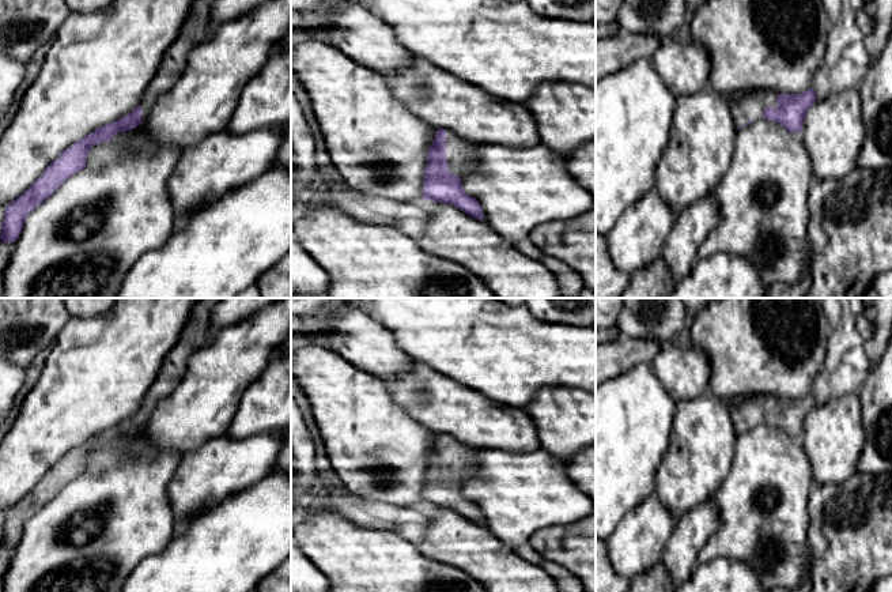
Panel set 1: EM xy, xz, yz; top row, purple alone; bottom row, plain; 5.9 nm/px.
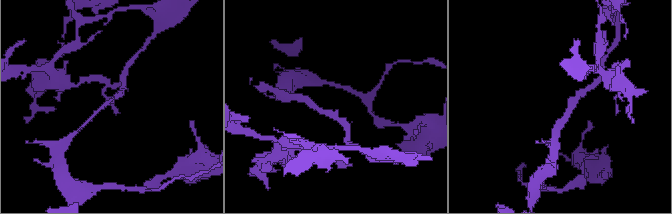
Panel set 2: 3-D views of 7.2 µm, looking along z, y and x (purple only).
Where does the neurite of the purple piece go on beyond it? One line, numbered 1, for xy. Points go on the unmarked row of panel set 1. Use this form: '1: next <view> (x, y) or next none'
1: next xy (197, 332)

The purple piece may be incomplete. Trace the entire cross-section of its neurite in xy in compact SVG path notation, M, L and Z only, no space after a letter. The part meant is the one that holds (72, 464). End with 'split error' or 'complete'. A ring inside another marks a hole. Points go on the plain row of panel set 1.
M199 298L182 329L177 346L165 357L156 380L148 389L141 408L122 423L97 433L84 444L71 449L19 502L5 510L0 544L15 547L26 523L50 502L69 482L86 472L90 455L102 446L110 446L118 437L136 433L150 418L155 404L169 396L181 382L189 358L213 339L212 310L220 298Z | split error

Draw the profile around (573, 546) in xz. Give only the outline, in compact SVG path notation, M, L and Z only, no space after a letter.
M596 506L587 517L577 523L536 531L529 544L543 559L559 563L574 574L582 582L585 592L596 592Z

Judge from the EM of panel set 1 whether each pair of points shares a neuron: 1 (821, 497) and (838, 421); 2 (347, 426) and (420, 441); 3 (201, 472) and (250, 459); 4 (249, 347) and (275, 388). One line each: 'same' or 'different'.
1: different
2: same
3: same
4: different

